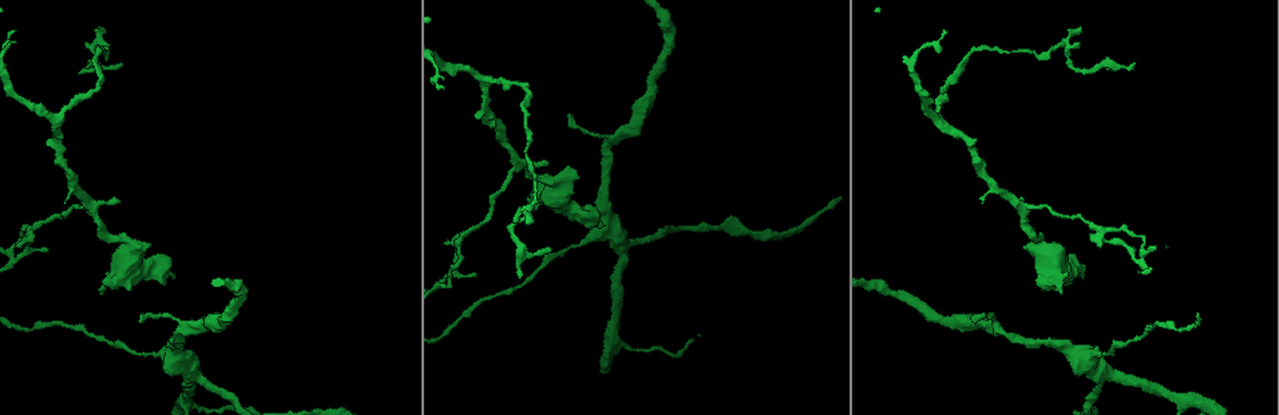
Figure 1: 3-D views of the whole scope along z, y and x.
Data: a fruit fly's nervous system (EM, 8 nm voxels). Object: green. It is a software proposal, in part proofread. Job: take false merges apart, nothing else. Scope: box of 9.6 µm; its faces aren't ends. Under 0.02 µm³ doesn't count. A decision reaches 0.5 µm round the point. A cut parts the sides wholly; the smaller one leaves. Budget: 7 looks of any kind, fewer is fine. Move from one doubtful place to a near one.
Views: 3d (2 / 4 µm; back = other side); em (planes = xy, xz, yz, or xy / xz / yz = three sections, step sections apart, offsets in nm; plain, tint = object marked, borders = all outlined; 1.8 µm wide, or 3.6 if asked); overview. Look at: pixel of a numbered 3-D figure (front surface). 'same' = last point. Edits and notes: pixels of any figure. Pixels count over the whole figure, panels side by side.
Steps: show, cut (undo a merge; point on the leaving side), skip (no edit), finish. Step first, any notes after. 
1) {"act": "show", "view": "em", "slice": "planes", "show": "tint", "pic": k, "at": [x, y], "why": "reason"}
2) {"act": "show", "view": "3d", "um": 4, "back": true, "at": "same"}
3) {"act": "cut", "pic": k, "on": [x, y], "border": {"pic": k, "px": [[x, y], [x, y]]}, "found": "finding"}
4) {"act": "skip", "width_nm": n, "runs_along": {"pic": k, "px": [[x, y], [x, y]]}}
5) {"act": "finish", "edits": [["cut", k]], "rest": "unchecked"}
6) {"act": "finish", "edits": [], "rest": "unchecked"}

{"act": "show", "view": "em", "slice": "planes", "show": "plain", "pic": 1, "at": [526, 208], "why": "sharp bend"}

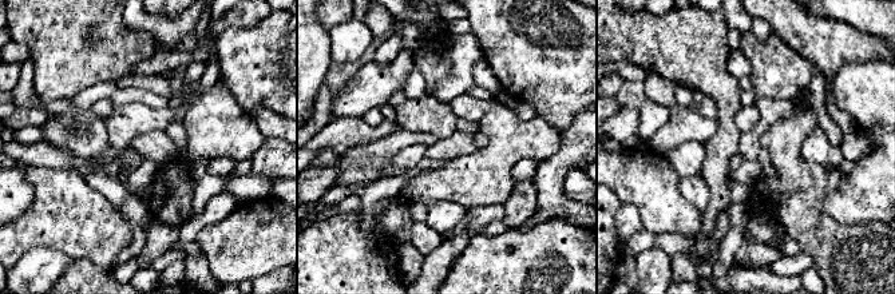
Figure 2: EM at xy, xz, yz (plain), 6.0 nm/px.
{"act": "show", "view": "em", "slice": "planes", "show": "tint", "at": "same", "why": "with the object marked"}

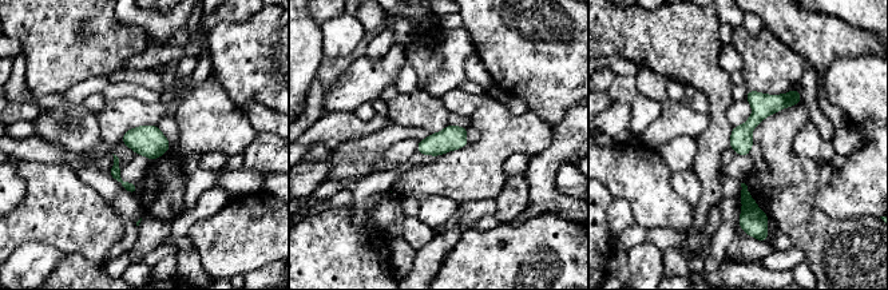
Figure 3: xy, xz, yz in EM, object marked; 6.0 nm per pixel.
{"act": "skip", "width_nm": 130, "runs_along": {"pic": 3, "px": [[795, 94], [744, 131], [740, 151]]}, "found": "continuous, no second cell"}

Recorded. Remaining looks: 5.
{"act": "show", "view": "em", "slice": "planes", "show": "tint", "pic": 1, "at": [92, 209], "why": "two arms in line, one across"}

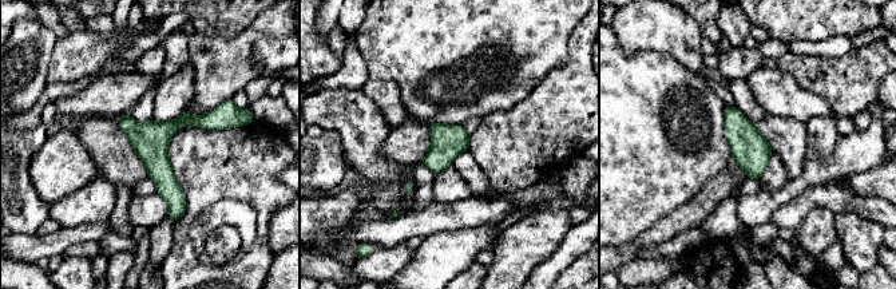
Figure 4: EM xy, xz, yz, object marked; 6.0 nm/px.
{"act": "skip", "width_nm": 200, "found": "one cell here"}

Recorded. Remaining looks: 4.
{"act": "show", "view": "em", "slice": "planes", "show": "tint", "pic": 1, "at": [892, 291], "why": "narrows sharply"}

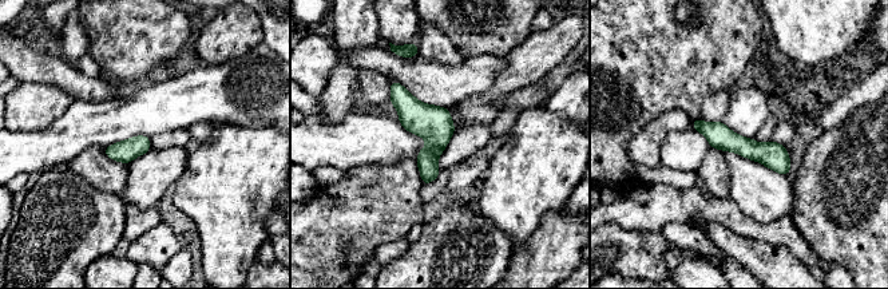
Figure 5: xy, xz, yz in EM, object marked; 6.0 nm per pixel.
{"act": "skip", "runs_along": {"pic": 5, "px": [[696, 125], [772, 154], [787, 167]]}, "found": "continuous, no second cell"}

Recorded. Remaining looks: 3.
{"act": "finish", "edits": [], "rest": "unchecked"}

